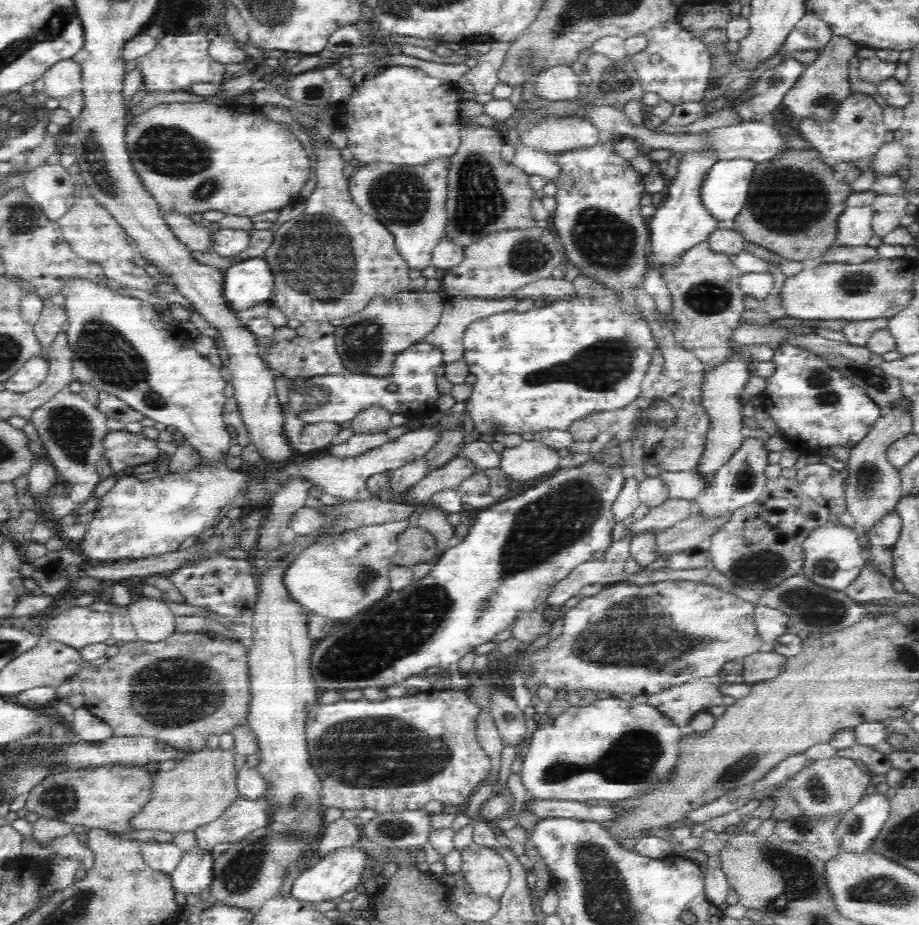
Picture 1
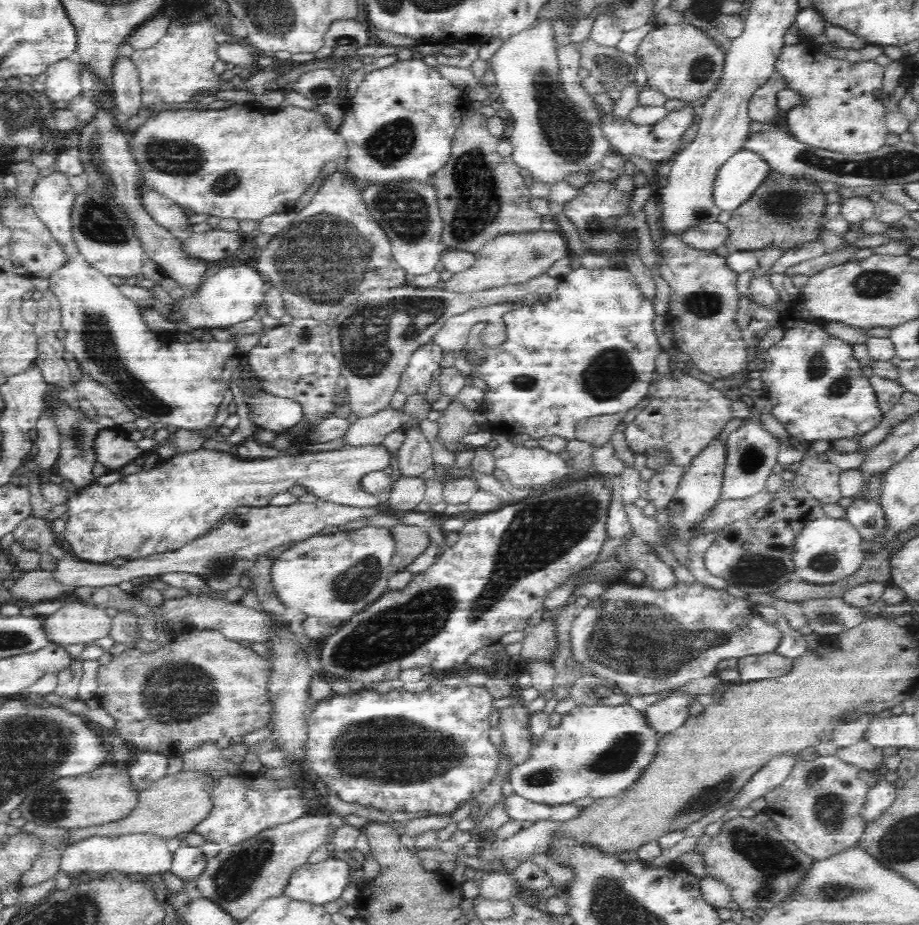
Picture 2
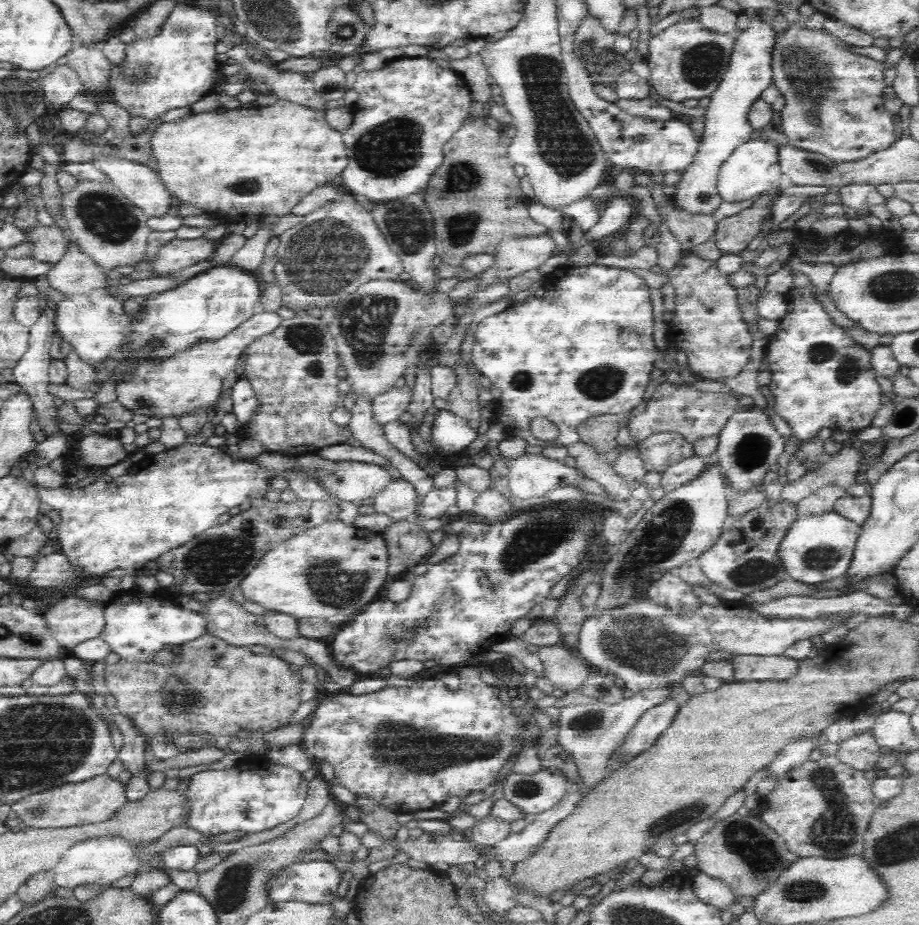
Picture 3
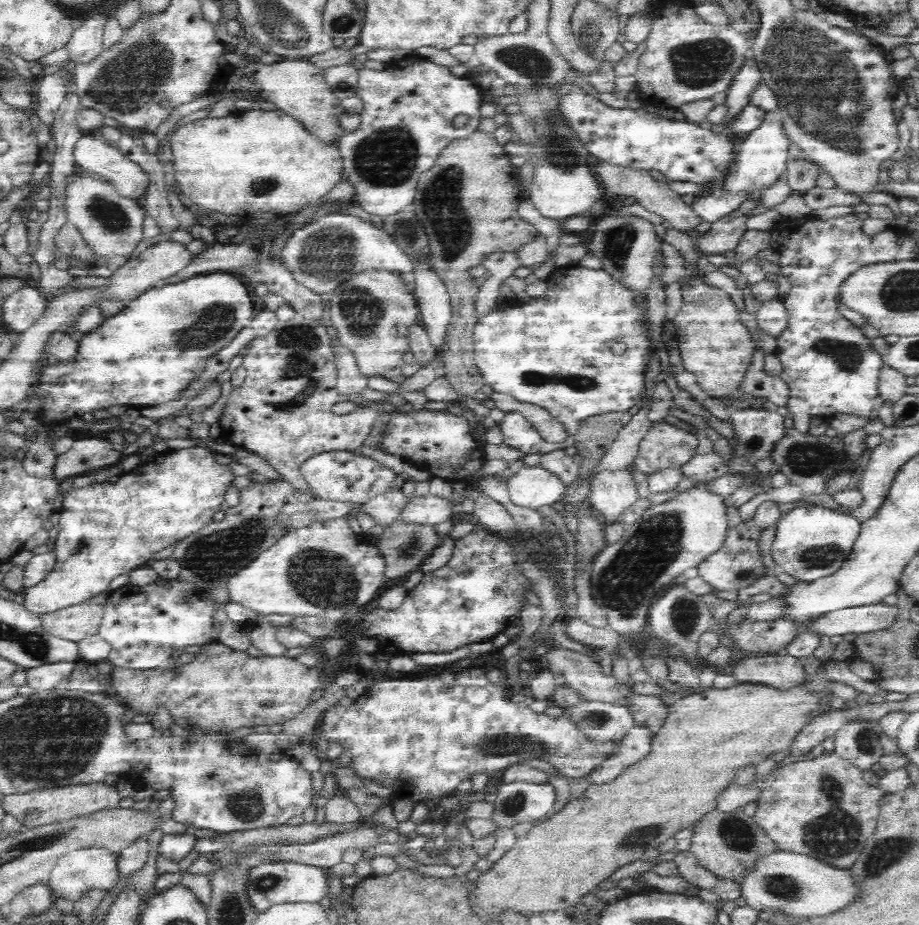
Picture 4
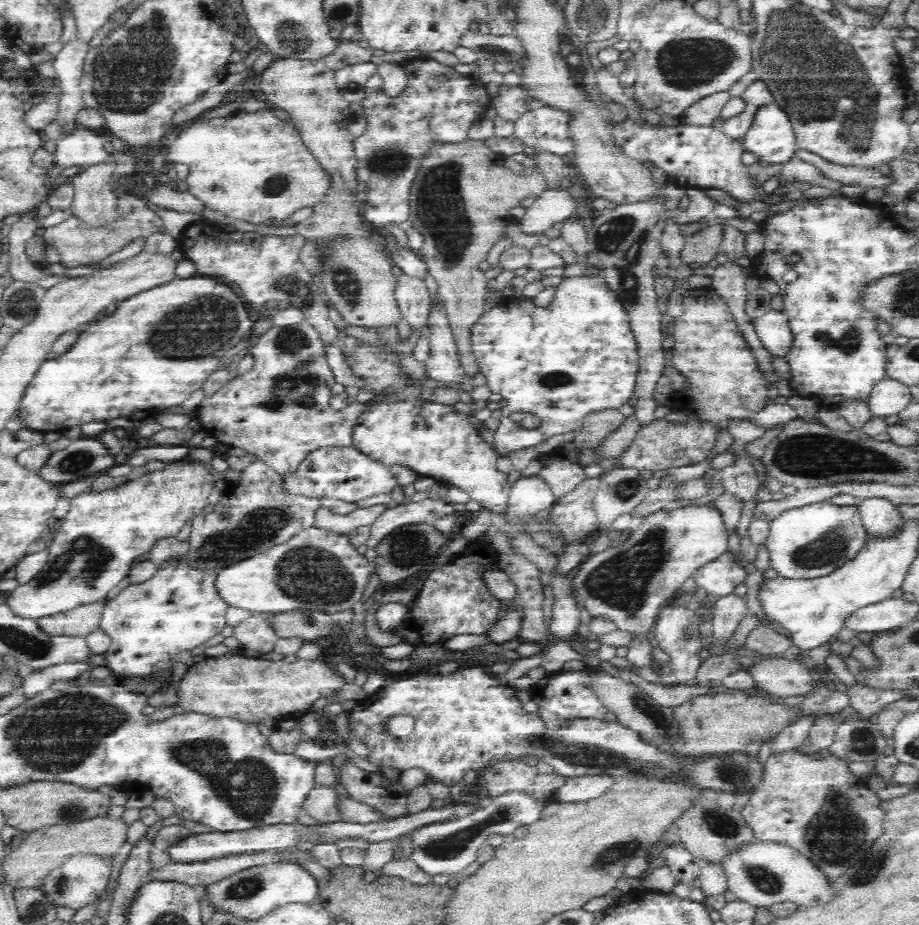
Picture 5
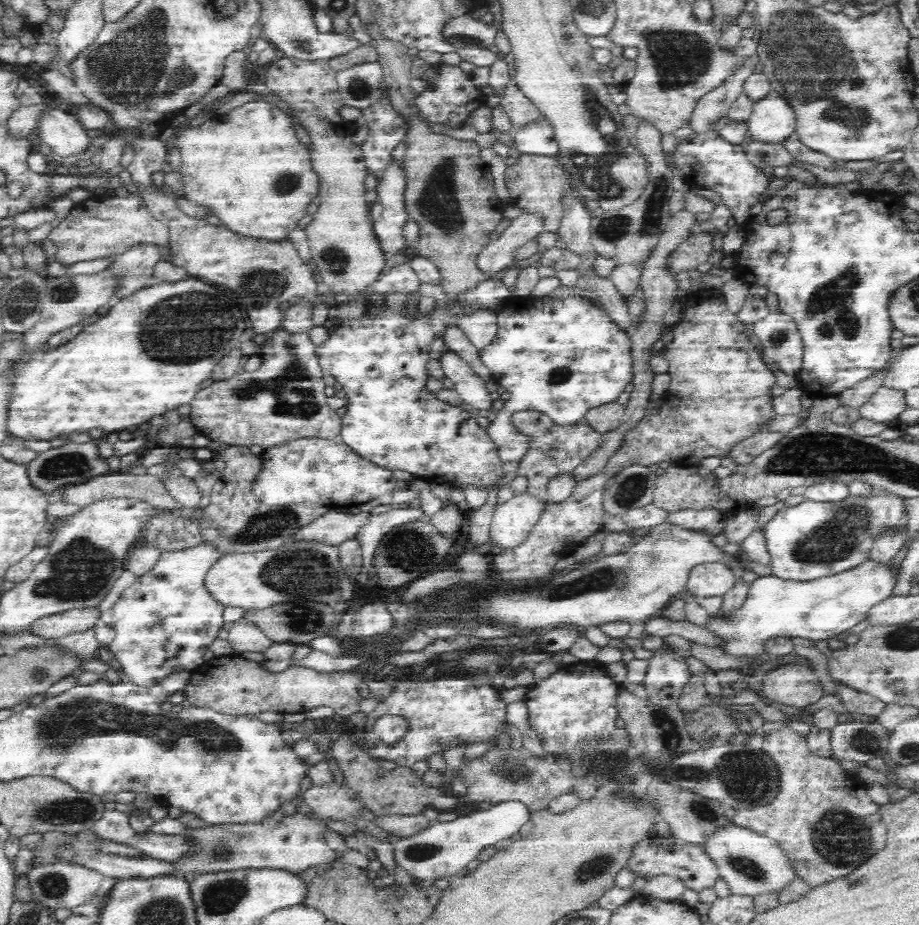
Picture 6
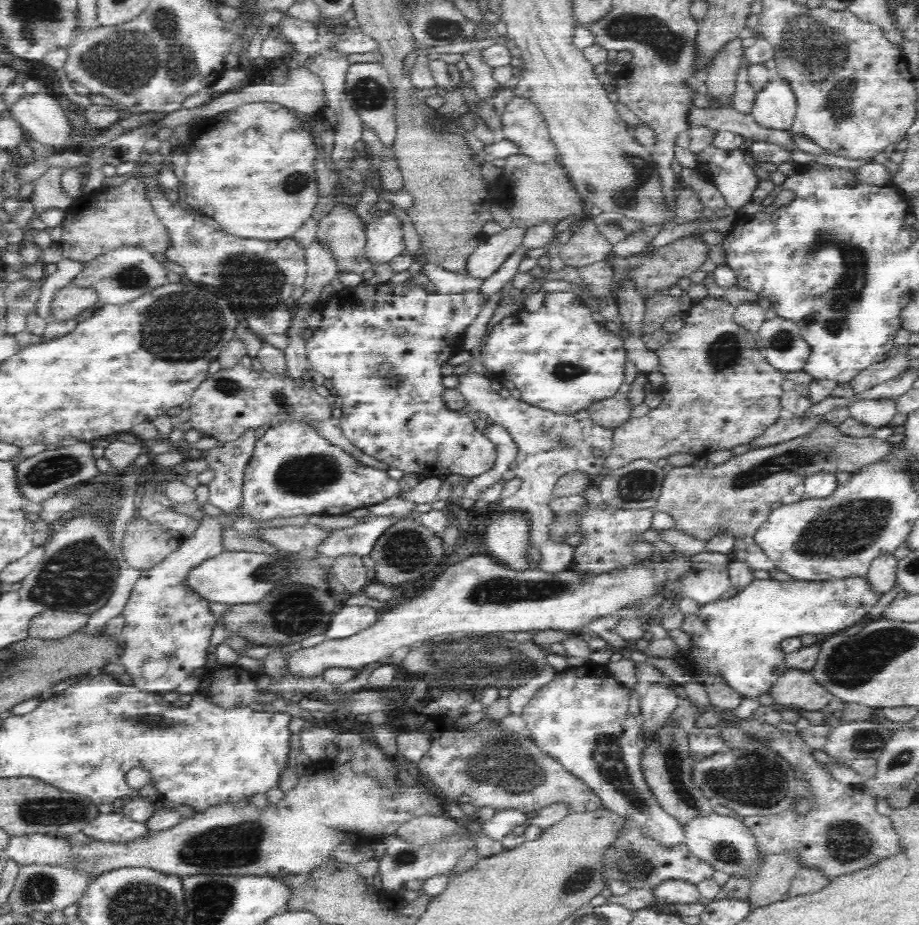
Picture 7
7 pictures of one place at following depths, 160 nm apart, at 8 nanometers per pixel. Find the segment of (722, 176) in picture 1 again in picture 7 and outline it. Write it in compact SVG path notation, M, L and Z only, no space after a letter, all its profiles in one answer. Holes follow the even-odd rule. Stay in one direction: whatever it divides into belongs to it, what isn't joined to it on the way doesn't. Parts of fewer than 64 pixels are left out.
M773 73L768 84L756 93L751 113L755 122L763 128L790 131L796 109L792 85L786 77Z

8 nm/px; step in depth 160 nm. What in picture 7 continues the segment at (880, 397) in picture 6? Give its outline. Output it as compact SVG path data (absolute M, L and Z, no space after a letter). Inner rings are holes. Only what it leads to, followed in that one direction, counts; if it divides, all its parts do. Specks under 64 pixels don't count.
M892 400L856 401L848 410L850 418L875 429L891 426L892 419L897 414L896 402Z

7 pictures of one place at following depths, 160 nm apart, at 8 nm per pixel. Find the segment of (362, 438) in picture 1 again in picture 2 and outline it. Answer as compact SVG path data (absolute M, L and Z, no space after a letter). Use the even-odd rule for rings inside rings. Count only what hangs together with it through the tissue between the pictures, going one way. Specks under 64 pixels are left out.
M388 404L368 416L358 417L343 437L344 446L361 447L382 444L390 432L401 428L406 414Z

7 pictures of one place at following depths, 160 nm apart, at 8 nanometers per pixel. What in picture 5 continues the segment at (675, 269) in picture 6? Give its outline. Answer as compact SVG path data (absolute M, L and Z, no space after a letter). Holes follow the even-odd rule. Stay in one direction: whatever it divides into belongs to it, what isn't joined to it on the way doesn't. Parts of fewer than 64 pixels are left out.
M724 224L708 225L687 237L680 251L680 260L684 264L696 262L699 266L710 262L719 252Z

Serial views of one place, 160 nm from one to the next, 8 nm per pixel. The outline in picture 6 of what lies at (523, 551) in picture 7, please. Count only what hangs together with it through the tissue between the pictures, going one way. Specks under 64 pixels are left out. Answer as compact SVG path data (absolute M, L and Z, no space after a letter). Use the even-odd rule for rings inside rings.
M525 492L514 494L496 507L488 531L488 546L495 546L496 552L514 550L526 540L545 508L546 503Z

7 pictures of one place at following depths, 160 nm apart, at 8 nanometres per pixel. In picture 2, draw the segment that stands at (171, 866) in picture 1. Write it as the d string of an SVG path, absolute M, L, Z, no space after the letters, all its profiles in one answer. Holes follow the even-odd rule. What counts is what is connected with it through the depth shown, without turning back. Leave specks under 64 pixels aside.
M145 833L116 837L97 836L72 844L64 849L59 865L59 872L72 878L95 872L96 876L109 873L122 875L142 874L156 875L171 872L173 854L169 852L167 840L163 837Z

